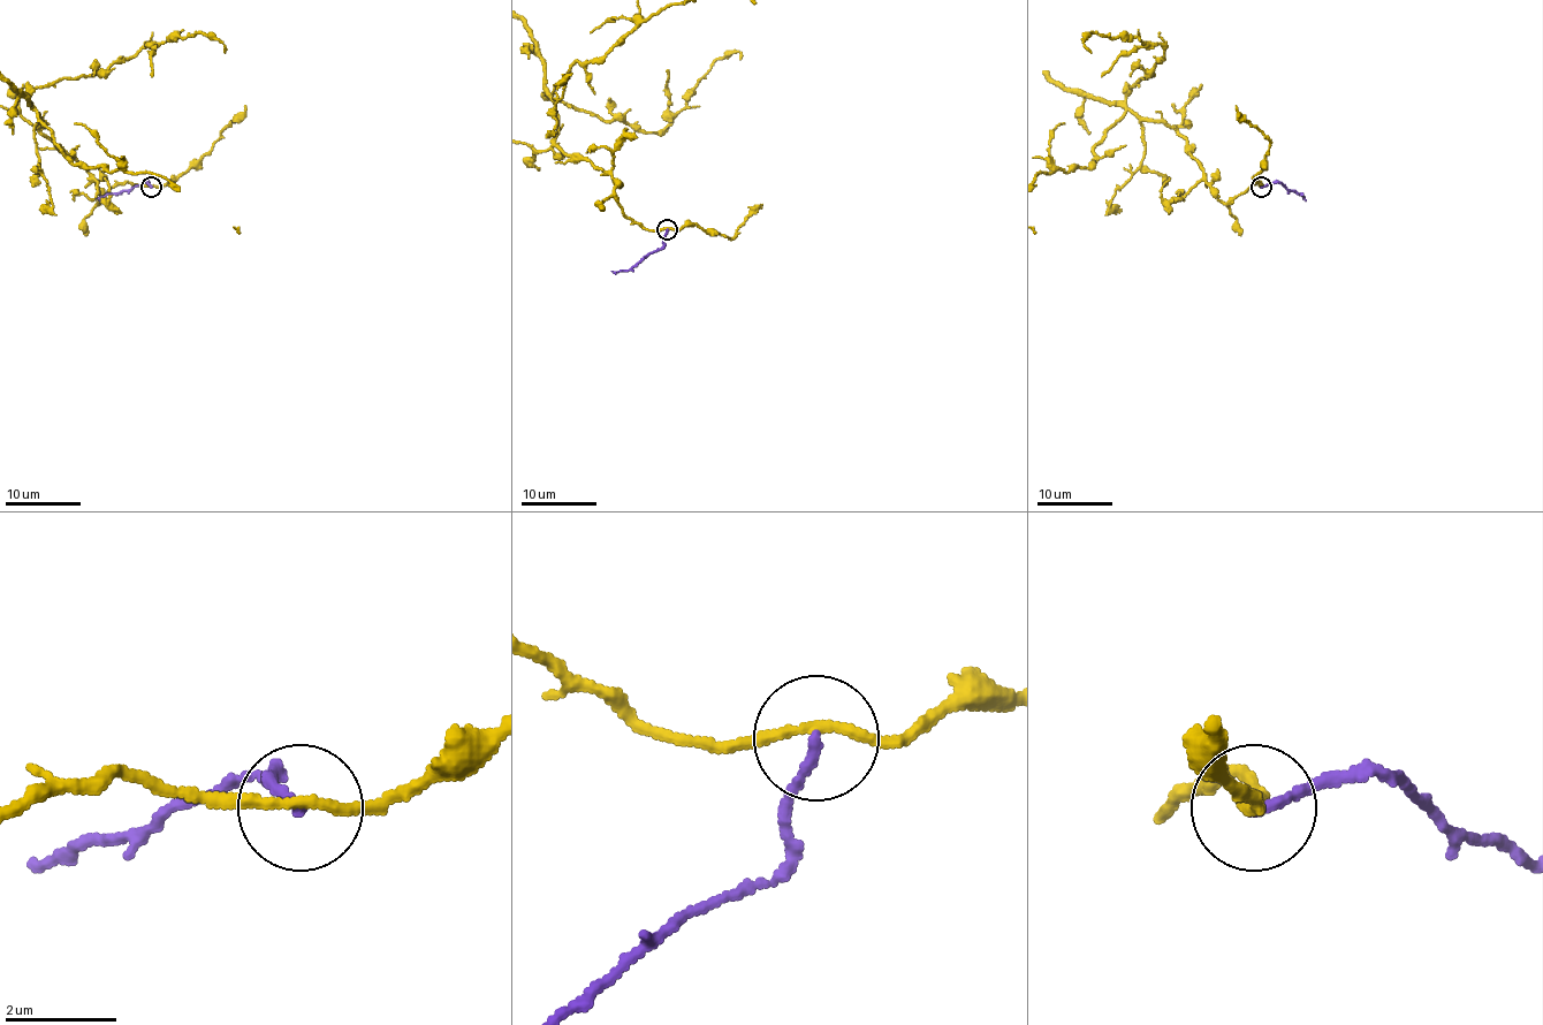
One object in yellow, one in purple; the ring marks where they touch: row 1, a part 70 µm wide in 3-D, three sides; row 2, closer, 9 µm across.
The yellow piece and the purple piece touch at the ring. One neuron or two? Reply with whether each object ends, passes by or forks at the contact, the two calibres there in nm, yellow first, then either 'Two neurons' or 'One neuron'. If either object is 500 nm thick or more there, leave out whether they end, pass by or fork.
At the ring yellow passes by. At the ring purple ends. Thickness 190 nm (yellow) against 180 nm. Two neurons

